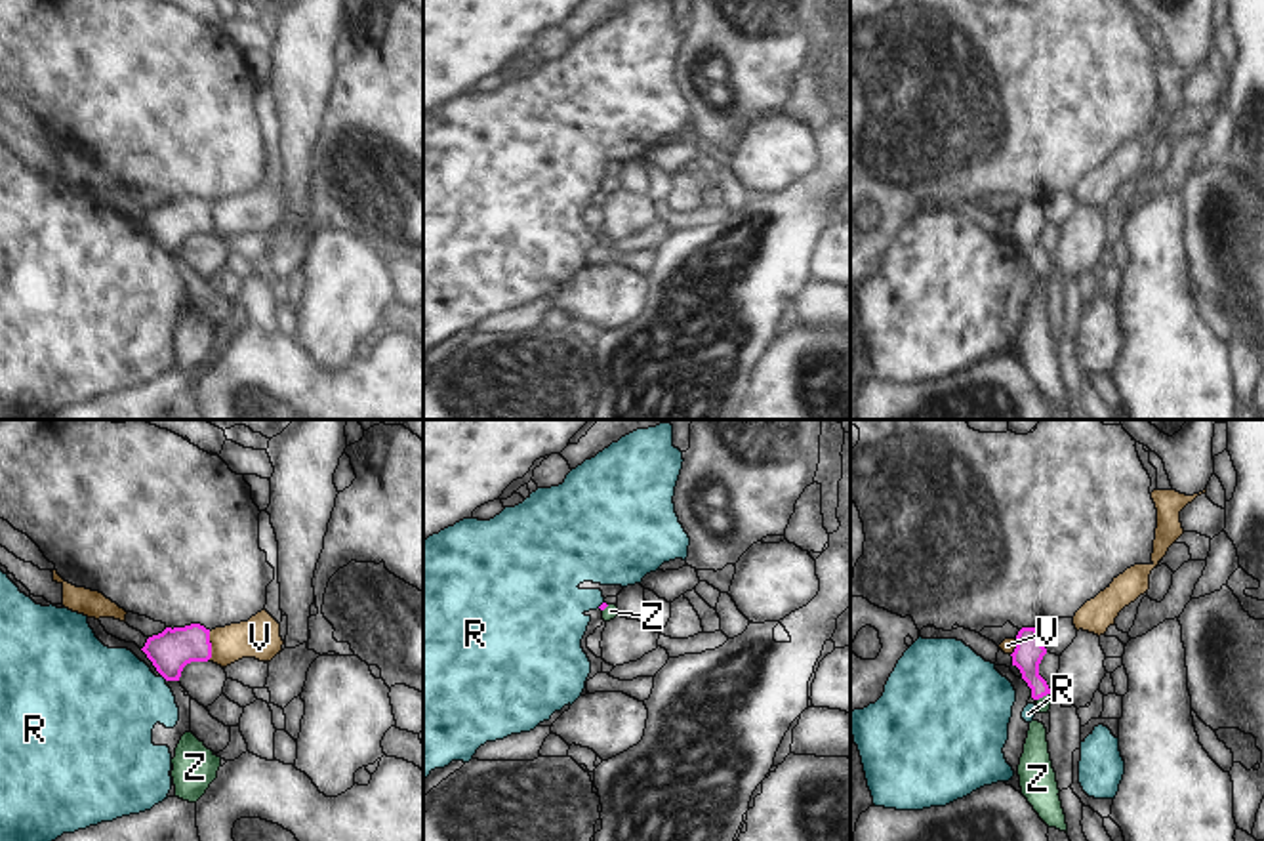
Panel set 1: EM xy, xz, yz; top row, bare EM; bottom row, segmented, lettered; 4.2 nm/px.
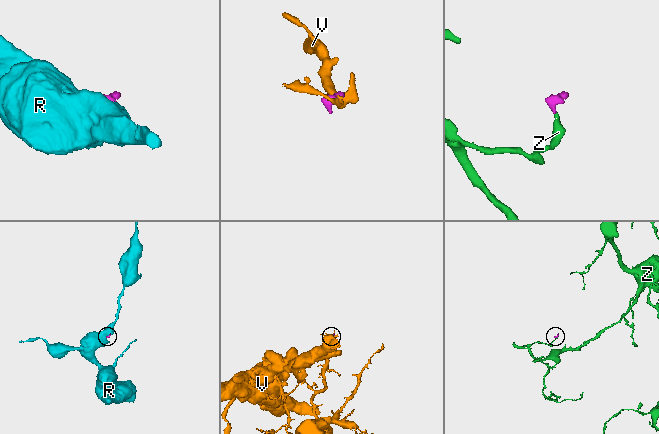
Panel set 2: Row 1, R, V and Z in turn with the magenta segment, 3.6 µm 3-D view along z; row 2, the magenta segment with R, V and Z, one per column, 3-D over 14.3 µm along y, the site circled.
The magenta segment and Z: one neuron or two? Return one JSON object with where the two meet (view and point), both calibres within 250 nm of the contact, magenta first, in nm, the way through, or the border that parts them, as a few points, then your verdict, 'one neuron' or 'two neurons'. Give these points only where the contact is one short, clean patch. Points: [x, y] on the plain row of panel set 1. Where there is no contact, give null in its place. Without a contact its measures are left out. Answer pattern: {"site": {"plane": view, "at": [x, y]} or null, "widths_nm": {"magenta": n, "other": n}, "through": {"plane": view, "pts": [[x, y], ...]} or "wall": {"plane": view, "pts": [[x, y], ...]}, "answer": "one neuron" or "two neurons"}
{"site": {"plane": "yz", "at": [1043, 267]}, "widths_nm": {"magenta": 120, "other": 60}, "through": {"plane": "yz", "pts": [[1030, 224], [1030, 248], [1043, 267], [1043, 277]]}, "answer": "one neuron"}

